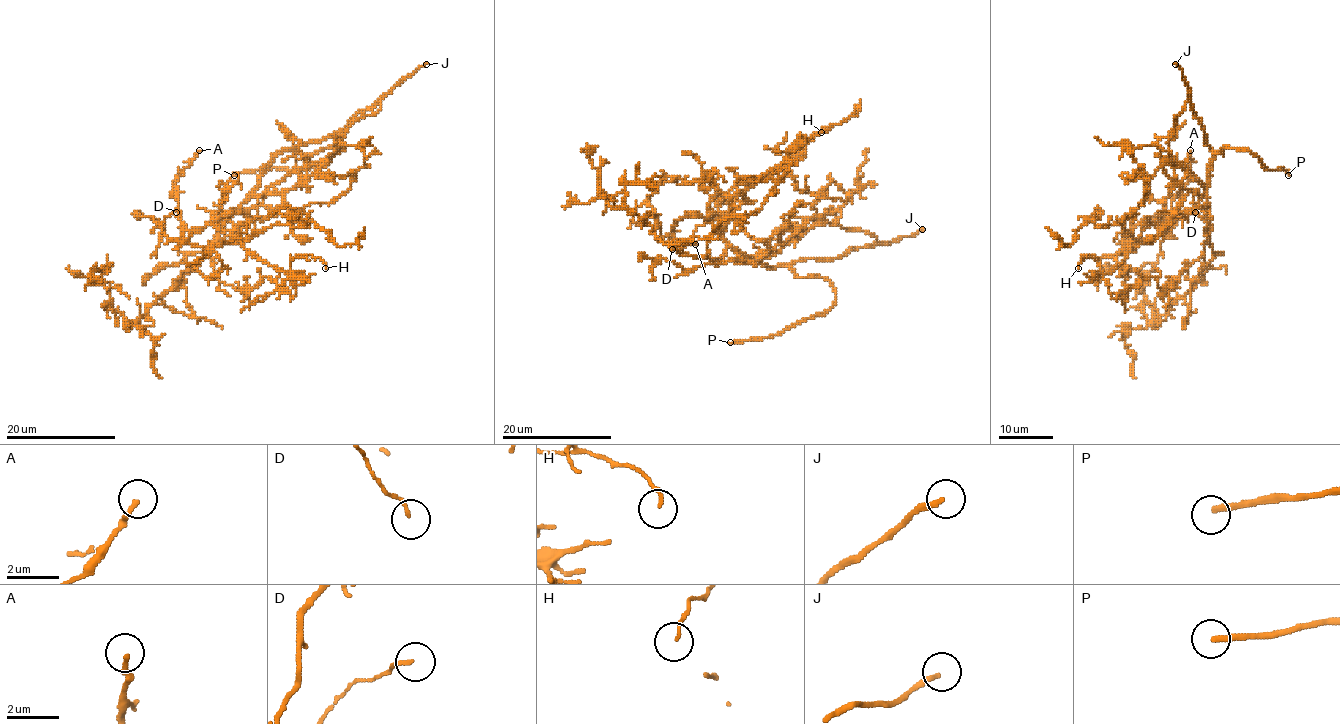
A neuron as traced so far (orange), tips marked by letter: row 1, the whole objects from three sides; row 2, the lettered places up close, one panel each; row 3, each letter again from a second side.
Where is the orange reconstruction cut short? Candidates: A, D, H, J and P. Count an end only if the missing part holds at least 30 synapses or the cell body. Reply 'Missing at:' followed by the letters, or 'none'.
Missing at: J, P

